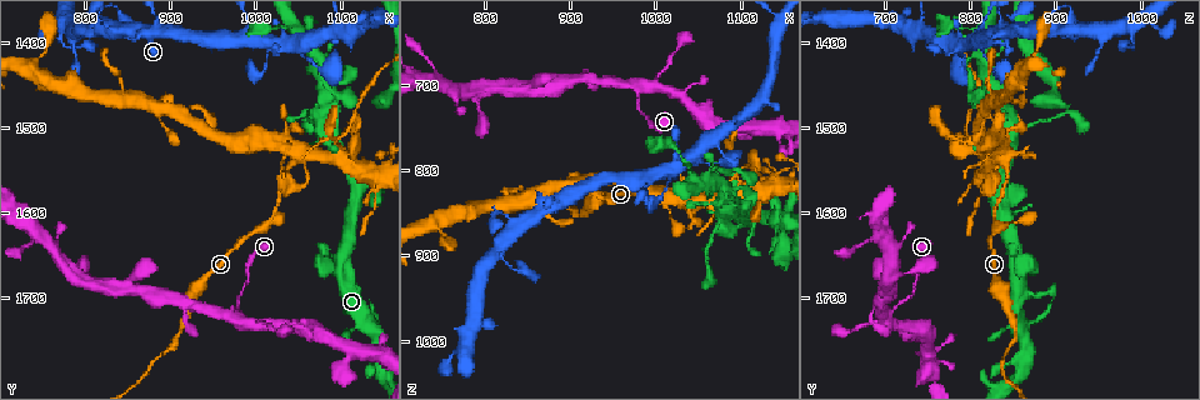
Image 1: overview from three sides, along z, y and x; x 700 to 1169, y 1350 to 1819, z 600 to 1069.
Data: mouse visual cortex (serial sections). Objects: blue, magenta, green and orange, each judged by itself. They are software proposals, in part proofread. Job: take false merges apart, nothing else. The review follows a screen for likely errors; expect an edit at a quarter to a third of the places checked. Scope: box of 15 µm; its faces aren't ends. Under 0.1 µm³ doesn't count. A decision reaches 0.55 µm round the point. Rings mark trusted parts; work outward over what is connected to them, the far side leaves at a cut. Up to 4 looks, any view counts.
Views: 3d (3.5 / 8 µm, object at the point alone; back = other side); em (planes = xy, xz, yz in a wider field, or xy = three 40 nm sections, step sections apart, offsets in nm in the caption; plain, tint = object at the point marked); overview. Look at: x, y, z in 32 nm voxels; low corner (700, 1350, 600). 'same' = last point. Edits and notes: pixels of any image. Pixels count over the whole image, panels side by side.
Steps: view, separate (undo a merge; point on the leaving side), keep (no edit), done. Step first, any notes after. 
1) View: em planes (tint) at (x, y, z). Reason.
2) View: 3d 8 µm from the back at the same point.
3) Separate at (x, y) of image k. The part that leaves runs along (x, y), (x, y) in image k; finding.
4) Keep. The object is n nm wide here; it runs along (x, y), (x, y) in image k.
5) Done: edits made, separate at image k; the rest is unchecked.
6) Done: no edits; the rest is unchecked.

View: 3d 3.5 µm at (1045, 1525, 840). Calibre changes.

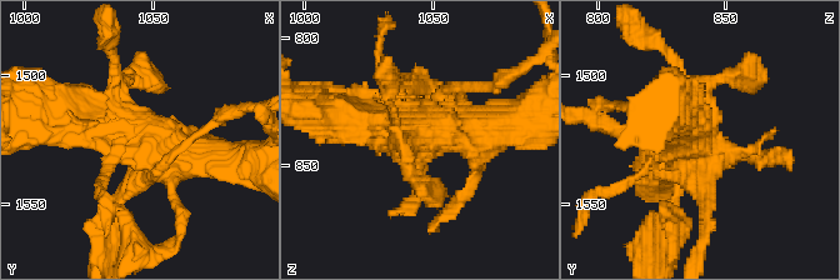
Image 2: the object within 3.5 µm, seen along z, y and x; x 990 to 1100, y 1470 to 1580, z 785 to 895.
View: em xy step 1 (tint) at (1047, 1526, 839).

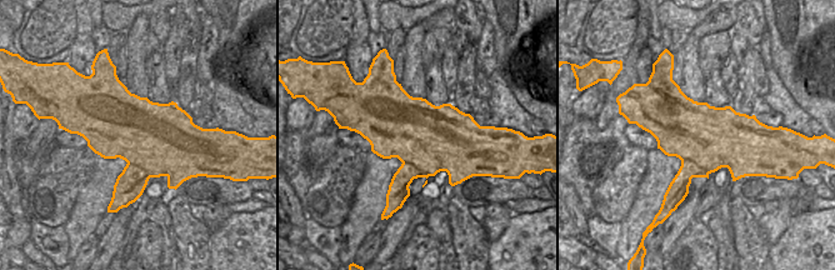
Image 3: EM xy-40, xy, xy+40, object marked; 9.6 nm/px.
Keep. One cell here.

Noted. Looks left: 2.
View: 3d 3.5 µm at (1095, 1520, 800). Thin arm on a thick one.

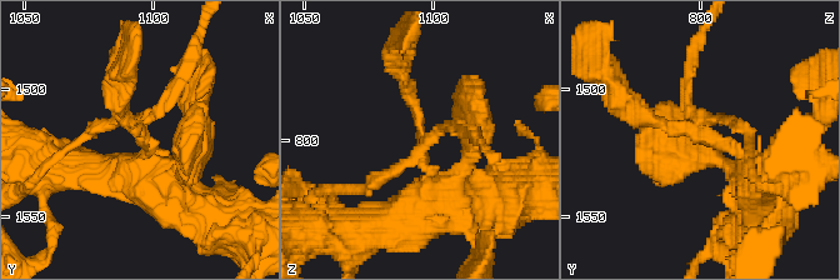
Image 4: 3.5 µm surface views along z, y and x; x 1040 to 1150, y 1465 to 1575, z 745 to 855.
Keep. The arms are 150, 150, 400 nm wide; it runs along (769, 175), (638, 109) in image 4; one cell here.

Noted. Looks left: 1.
Done: no edits; the rest is unchecked.

